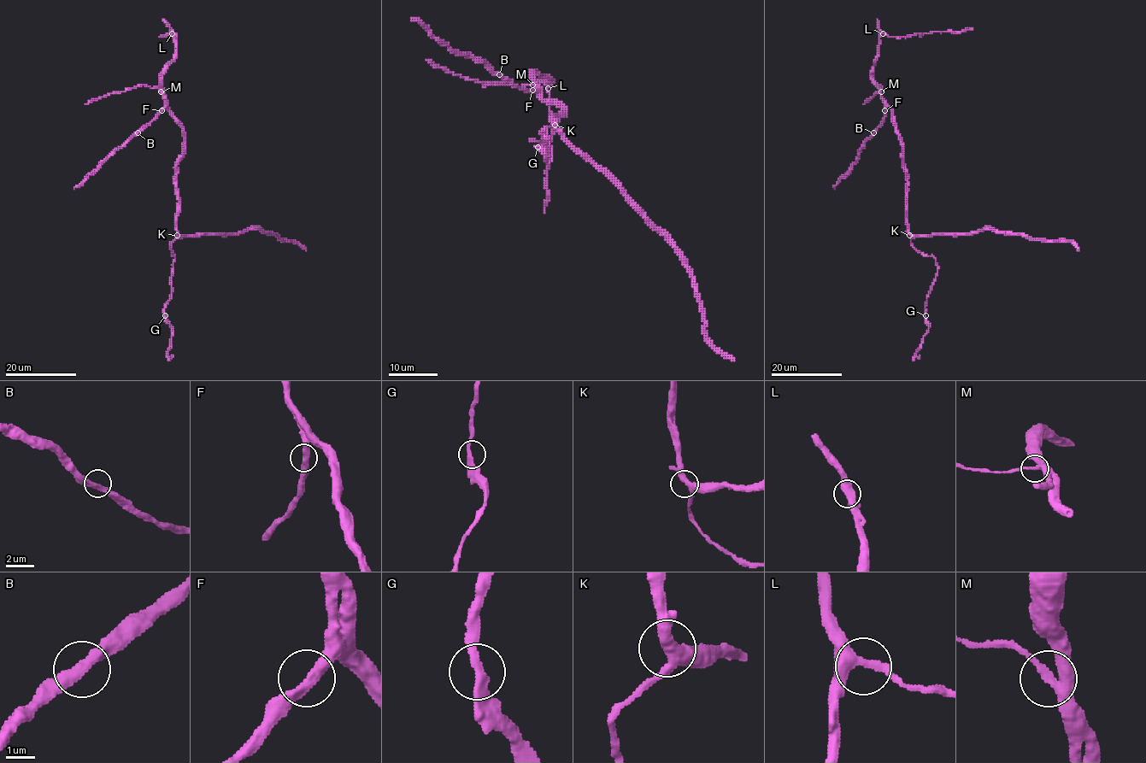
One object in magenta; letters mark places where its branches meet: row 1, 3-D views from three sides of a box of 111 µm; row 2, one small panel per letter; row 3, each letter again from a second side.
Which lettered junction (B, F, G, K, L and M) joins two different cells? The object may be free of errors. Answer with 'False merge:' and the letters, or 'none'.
False merge: none

